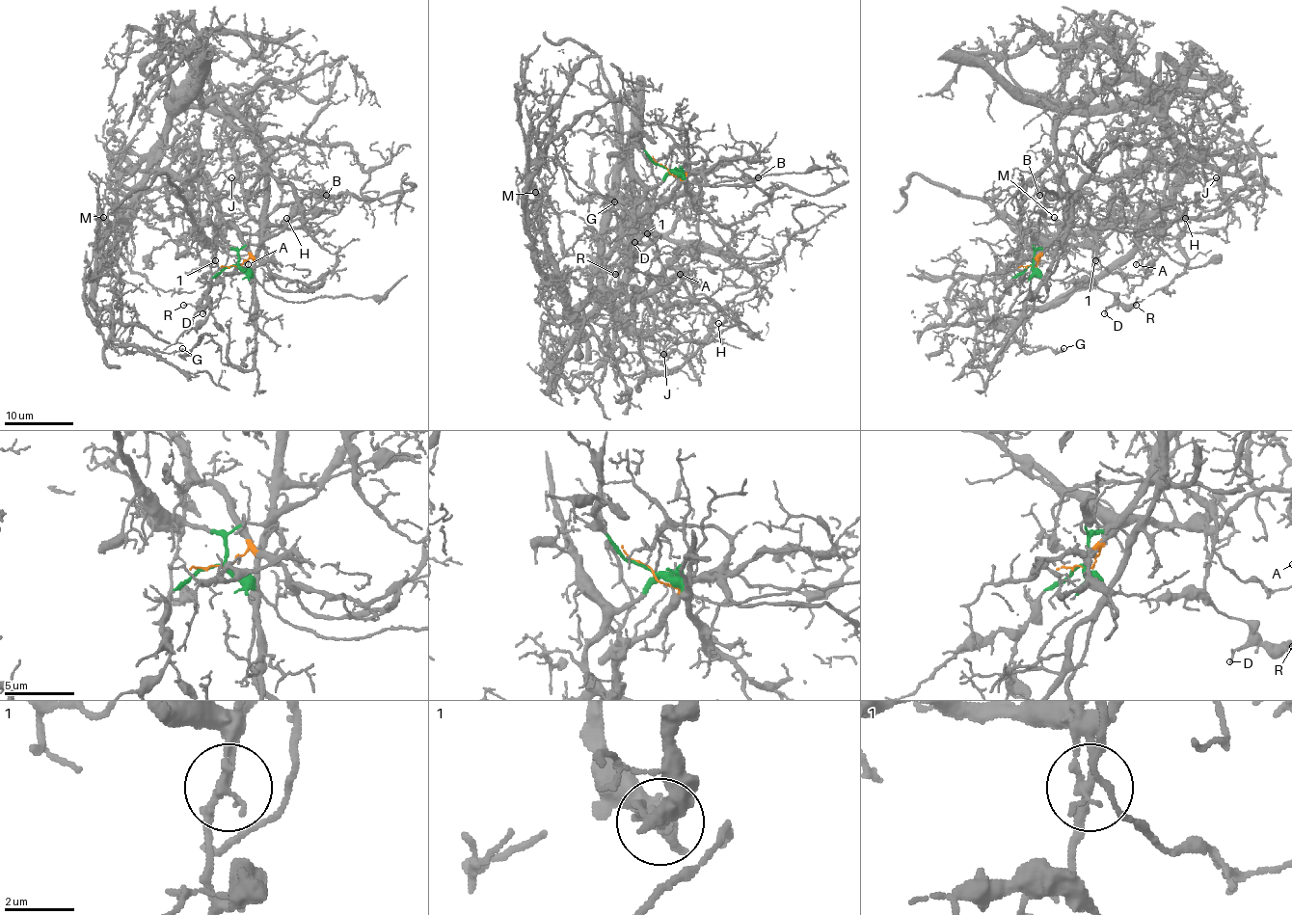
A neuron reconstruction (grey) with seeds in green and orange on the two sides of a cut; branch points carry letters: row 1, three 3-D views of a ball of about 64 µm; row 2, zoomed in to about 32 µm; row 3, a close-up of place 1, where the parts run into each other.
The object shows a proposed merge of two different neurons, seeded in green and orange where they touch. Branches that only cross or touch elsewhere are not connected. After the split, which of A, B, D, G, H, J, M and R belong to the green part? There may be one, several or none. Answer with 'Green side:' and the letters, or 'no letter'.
Green side: D, R

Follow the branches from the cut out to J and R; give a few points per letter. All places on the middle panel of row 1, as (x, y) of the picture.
J: (663, 166), (681, 183), (590, 279), (658, 370), (677, 368), (700, 342), (663, 355)
R: (663, 166), (670, 171), (635, 207), (635, 221), (648, 233), (642, 229), (635, 255), (615, 273)

